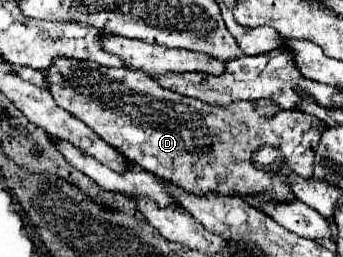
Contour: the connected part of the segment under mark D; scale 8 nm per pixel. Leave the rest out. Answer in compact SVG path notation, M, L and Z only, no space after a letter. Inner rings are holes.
M56 57L46 71L46 87L52 93L56 105L66 109L70 115L84 121L100 139L116 147L128 161L172 181L174 185L196 193L196 195L240 195L240 197L264 197L278 203L294 201L294 193L288 185L290 173L300 173L300 177L312 177L312 161L316 145L324 135L324 121L302 111L278 111L272 117L264 117L256 111L254 101L240 101L230 107L212 107L198 99L184 97L164 89L158 81L146 77L140 71L130 71L126 67L106 67L94 61L82 61L72 57ZM262 145L272 145L282 151L284 161L274 169L260 169L254 165L252 157Z

